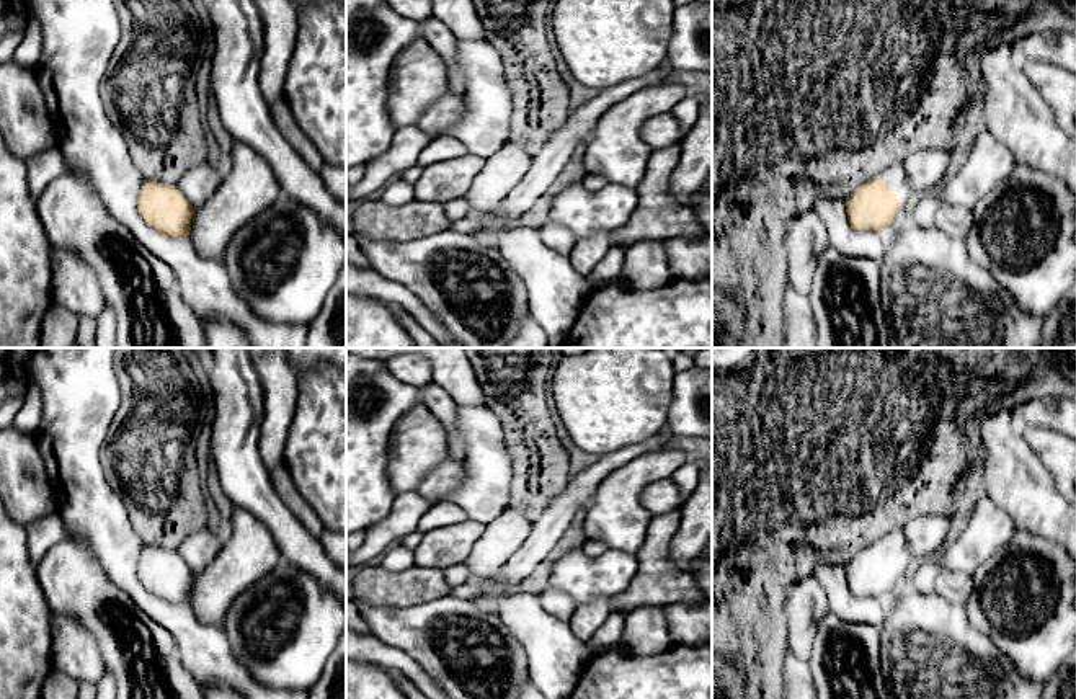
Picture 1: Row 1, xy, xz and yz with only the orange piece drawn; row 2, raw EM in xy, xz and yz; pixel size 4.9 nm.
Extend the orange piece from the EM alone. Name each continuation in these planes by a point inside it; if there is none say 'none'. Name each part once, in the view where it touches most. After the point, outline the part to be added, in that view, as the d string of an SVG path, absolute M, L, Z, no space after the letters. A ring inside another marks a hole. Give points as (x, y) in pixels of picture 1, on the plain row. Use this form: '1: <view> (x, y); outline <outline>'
1: yz (895, 543); outline M903 528L895 529L888 536L877 541L877 544L883 545L893 555L900 568L900 575L911 565L914 555L911 554L908 547L906 534Z

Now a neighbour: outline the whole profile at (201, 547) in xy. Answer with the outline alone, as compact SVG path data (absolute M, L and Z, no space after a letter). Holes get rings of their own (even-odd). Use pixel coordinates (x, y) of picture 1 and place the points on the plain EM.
M201 529L188 536L178 547L178 555L193 573L206 570L224 545L224 532Z

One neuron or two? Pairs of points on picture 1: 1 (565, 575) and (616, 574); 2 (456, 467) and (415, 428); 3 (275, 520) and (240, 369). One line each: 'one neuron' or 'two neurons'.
1: one neuron
2: two neurons
3: one neuron

